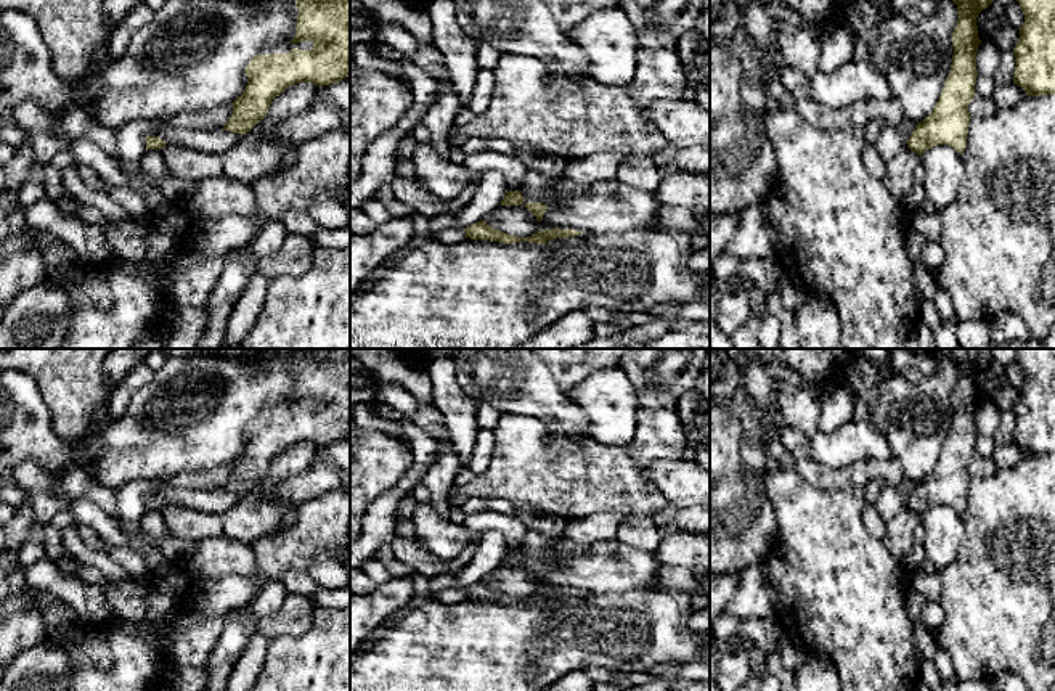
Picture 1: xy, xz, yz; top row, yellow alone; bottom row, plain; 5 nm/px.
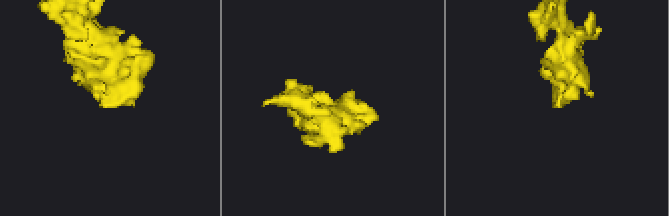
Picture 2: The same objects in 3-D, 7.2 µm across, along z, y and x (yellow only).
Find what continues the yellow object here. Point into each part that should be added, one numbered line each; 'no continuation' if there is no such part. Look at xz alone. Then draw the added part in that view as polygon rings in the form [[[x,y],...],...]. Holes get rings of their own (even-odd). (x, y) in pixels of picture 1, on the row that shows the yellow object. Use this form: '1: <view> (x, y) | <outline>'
no continuation

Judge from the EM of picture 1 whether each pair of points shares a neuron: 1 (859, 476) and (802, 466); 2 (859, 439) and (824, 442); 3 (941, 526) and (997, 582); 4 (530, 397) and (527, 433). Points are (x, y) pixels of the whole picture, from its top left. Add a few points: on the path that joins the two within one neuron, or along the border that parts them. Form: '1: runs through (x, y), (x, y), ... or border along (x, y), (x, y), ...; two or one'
1: runs through (845, 476), (816, 474); one
2: runs through (851, 441), (832, 442); one
3: border along (962, 515), (959, 550), (938, 572); two
4: border along (501, 412), (540, 418), (562, 434); two

